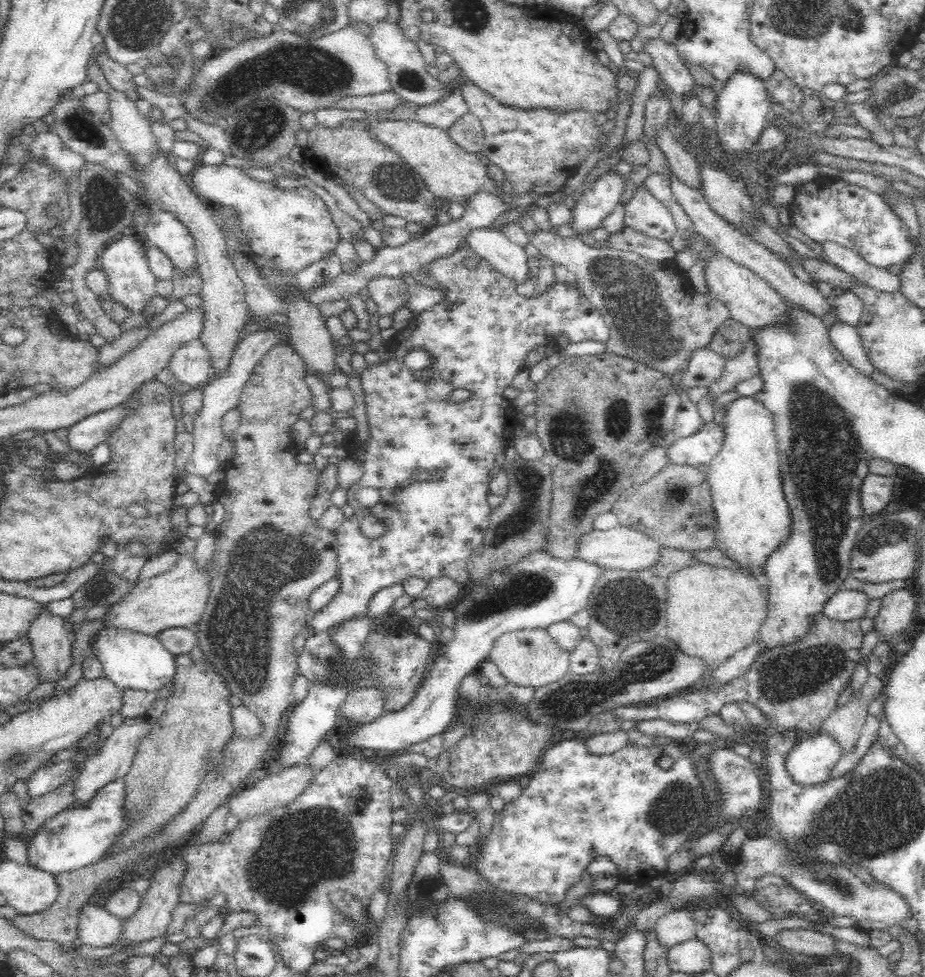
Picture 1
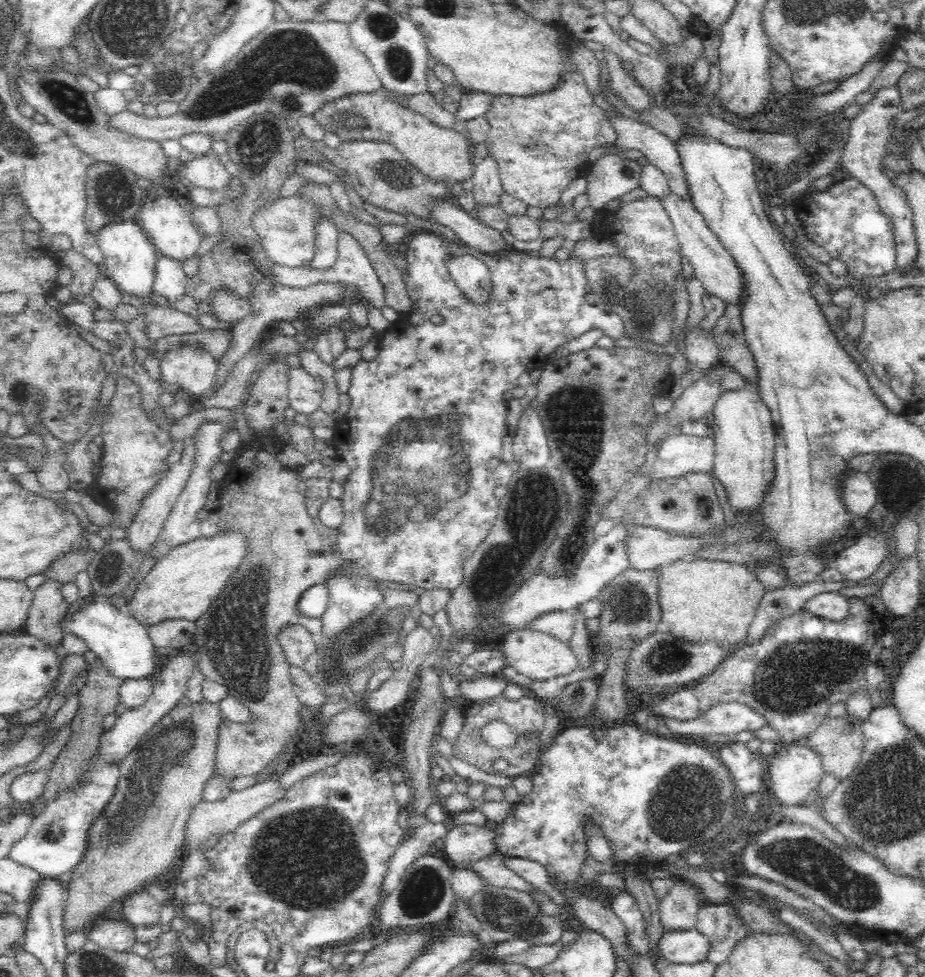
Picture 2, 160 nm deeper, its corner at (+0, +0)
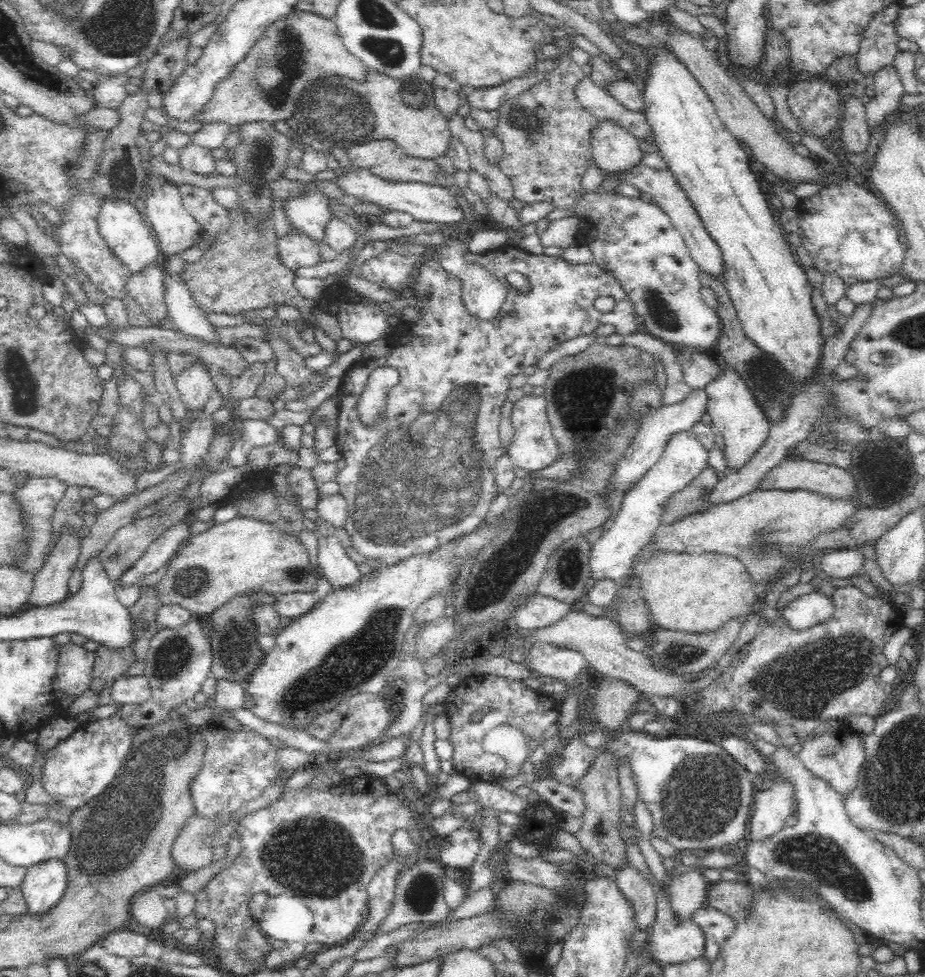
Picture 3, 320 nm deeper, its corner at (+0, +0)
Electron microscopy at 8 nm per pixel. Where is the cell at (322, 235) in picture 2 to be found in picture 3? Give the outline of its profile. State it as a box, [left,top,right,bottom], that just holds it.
[284,192,332,244]

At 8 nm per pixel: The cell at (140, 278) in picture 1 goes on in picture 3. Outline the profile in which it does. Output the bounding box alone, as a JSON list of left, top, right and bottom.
[97,200,161,278]

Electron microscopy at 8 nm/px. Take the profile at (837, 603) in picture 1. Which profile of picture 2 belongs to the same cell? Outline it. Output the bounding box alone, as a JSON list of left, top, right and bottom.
[802,592,850,621]

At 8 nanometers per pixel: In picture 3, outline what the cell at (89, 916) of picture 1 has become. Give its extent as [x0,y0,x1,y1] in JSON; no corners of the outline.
[100,928,150,956]

